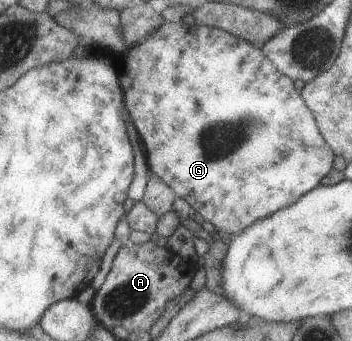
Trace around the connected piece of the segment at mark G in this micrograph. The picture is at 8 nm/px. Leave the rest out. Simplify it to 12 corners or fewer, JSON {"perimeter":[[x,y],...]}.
{"perimeter":[[165,21],[122,60],[153,174],[232,237],[336,153],[293,79]]}

